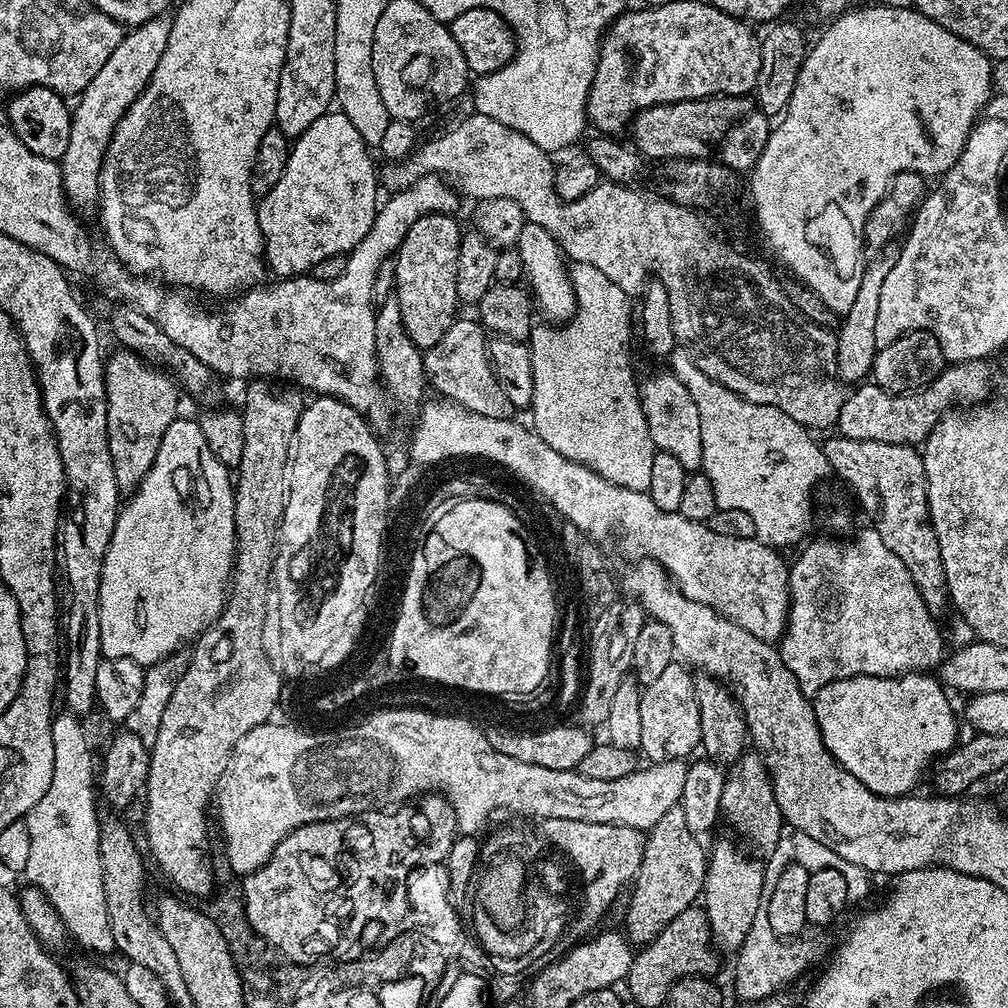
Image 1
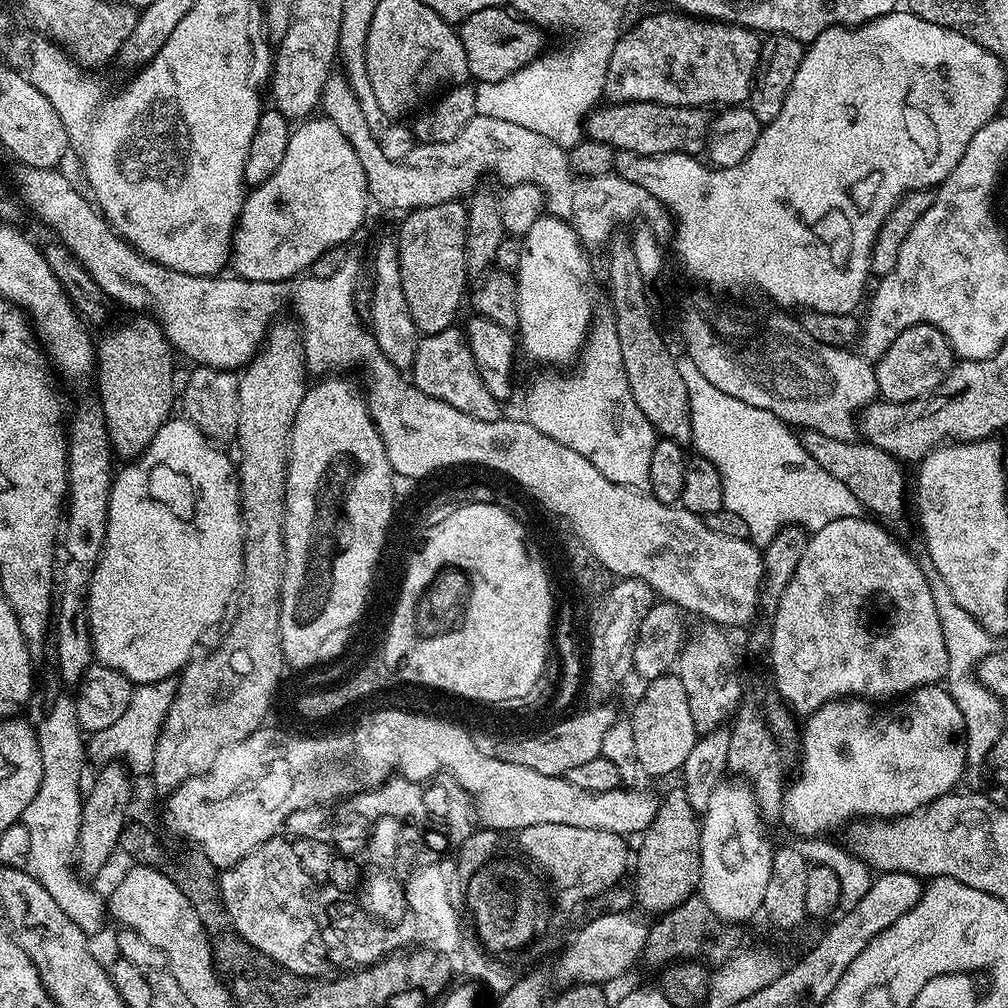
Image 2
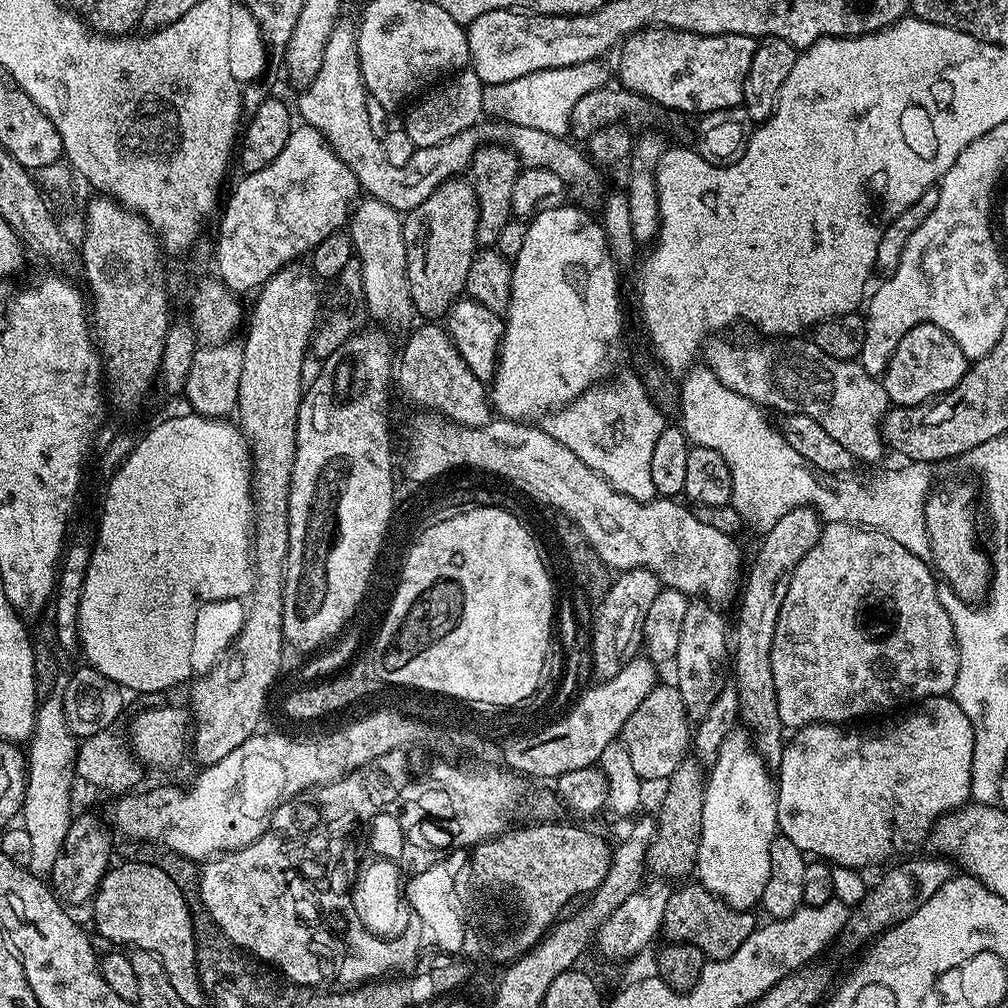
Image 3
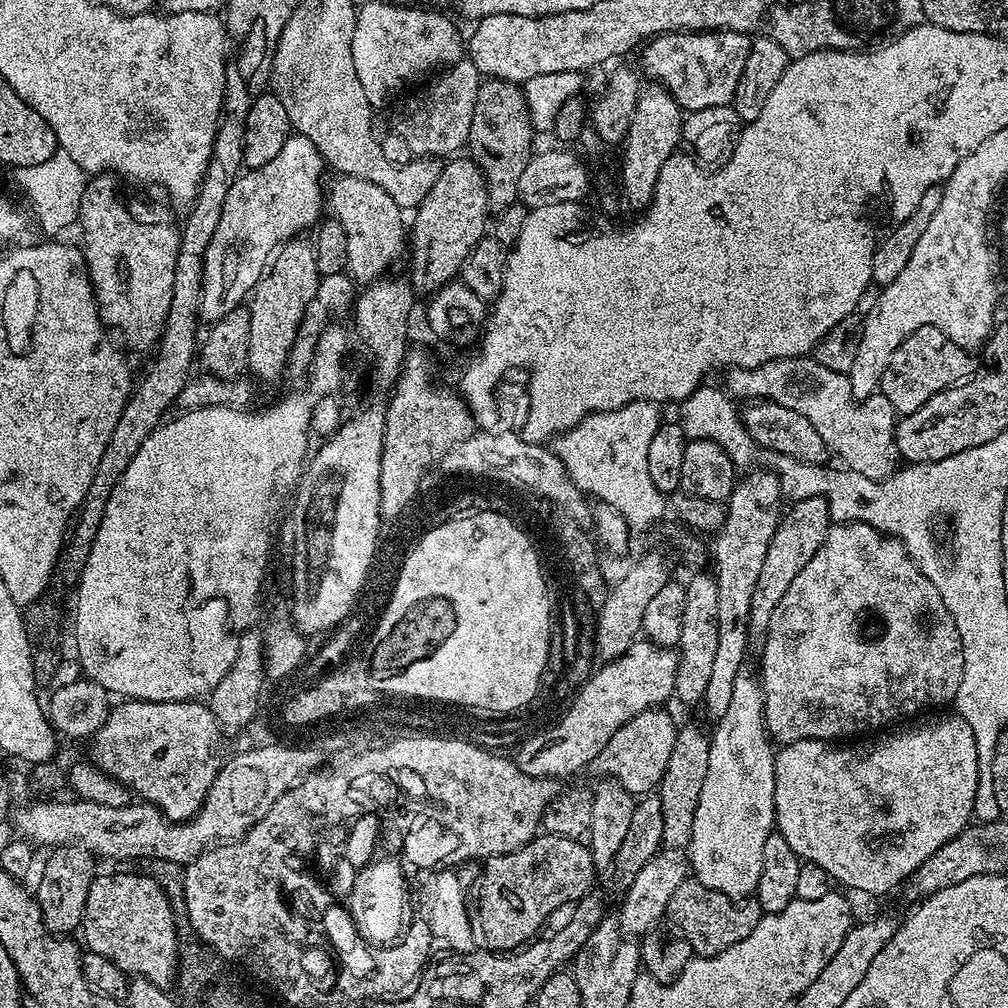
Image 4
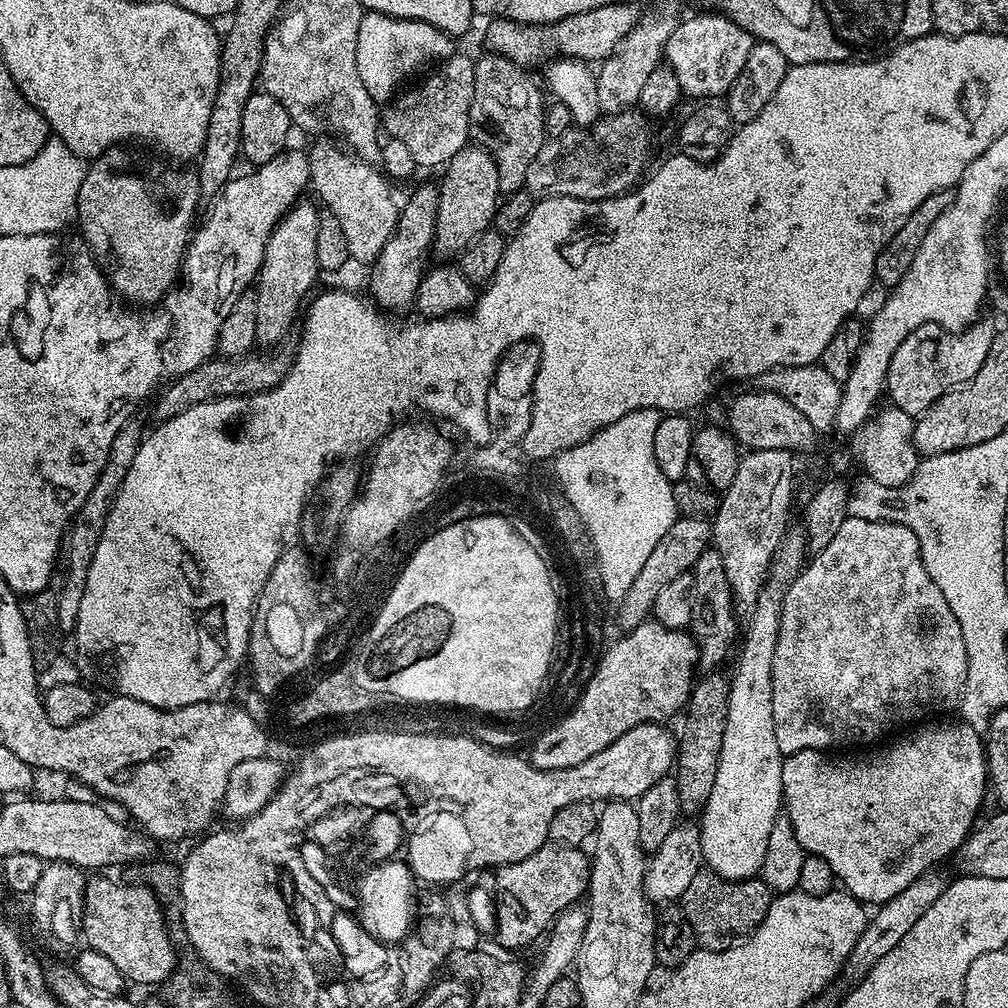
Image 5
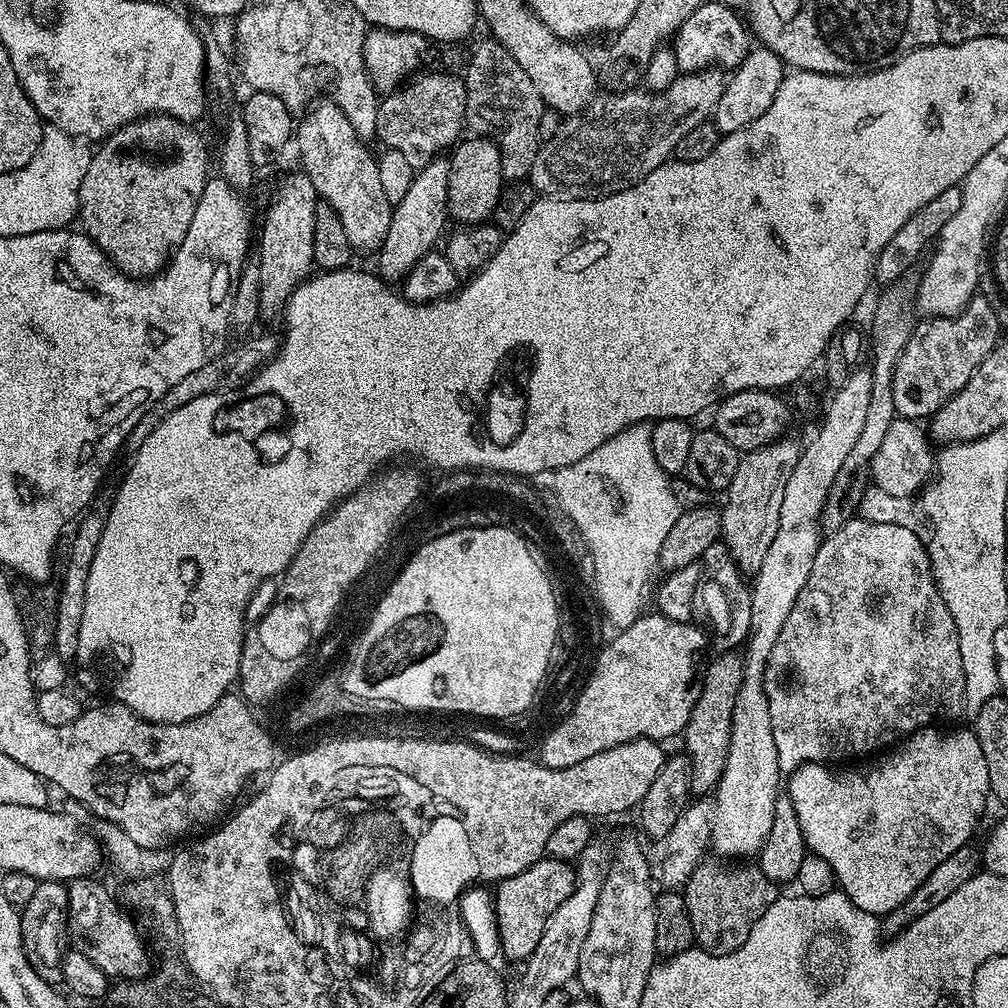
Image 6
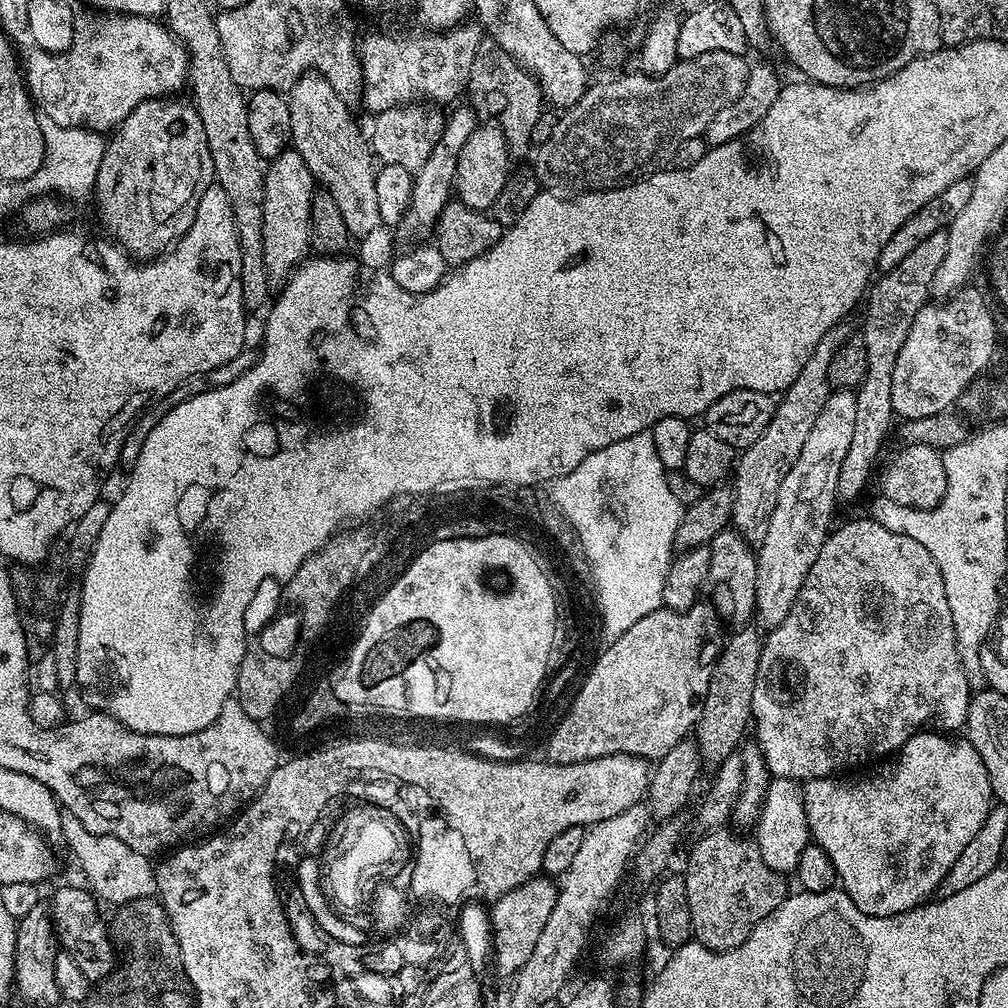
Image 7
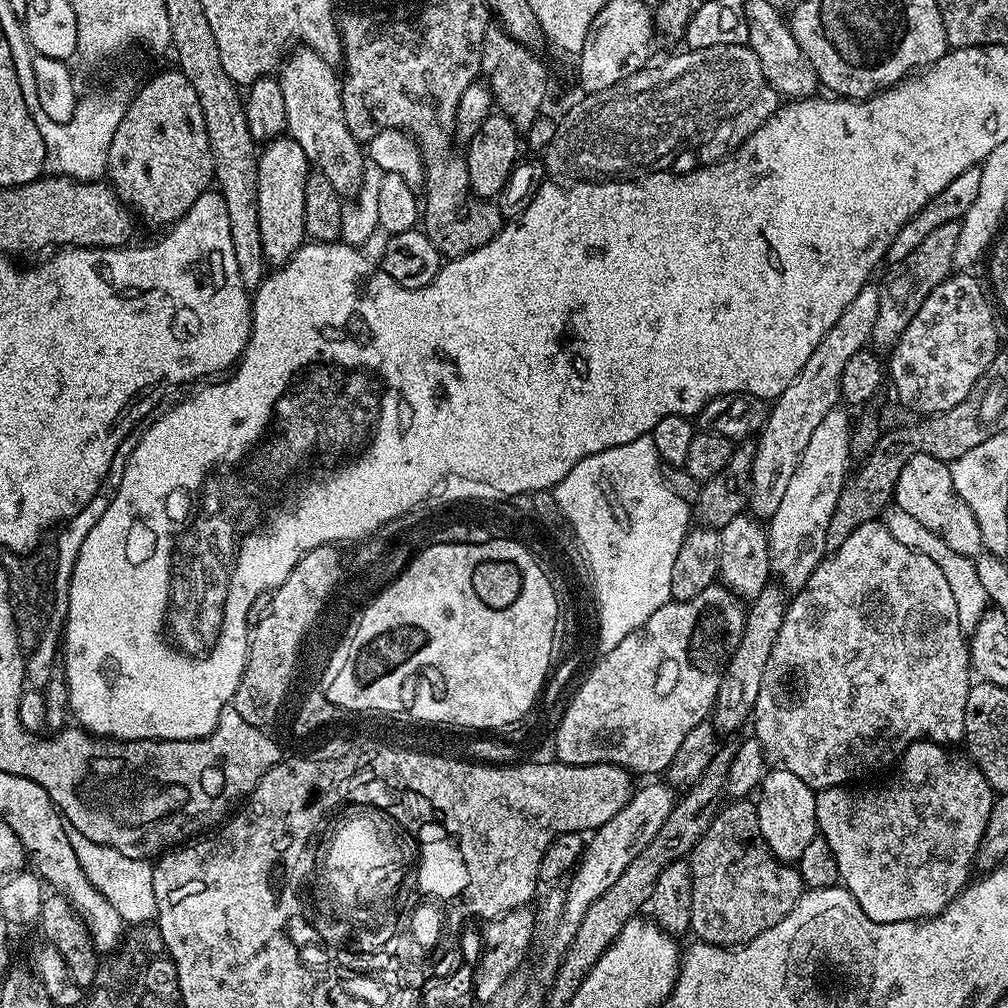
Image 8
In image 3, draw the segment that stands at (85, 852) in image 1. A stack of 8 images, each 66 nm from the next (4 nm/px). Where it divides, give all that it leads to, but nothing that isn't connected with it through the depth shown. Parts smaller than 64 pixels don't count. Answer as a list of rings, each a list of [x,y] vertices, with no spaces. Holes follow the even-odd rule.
[[[57,690],[50,698],[39,701],[36,721],[26,748],[28,784],[24,788],[22,826],[30,834],[31,871],[51,873],[54,862],[74,819],[72,812],[72,780],[76,775],[78,738],[70,730],[64,713],[64,693]],[[32,744],[32,745],[31,745]],[[24,816],[24,820],[23,820]]]

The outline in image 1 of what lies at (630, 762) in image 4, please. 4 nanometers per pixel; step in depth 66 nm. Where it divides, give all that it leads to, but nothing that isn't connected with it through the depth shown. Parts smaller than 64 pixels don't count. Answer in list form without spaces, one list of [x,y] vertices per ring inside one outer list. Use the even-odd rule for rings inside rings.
[[[674,662],[670,666],[666,666],[666,670],[655,682],[643,685],[640,694],[640,705],[642,706],[642,738],[640,739],[639,751],[642,753],[642,756],[644,752],[645,761],[653,764],[661,764],[667,760],[684,760],[693,755],[691,752],[695,748],[699,749],[701,747],[698,698],[694,690],[693,679],[693,673],[683,663]]]

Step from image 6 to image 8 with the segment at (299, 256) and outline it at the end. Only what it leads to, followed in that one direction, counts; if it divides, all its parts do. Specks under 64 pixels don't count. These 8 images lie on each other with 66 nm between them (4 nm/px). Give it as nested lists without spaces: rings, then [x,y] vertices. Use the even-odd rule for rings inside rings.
[[[285,134],[267,141],[259,149],[256,158],[256,209],[258,210],[258,230],[262,236],[264,259],[269,265],[285,264],[300,245],[305,243],[304,199],[306,198],[306,178],[310,165],[302,146]]]

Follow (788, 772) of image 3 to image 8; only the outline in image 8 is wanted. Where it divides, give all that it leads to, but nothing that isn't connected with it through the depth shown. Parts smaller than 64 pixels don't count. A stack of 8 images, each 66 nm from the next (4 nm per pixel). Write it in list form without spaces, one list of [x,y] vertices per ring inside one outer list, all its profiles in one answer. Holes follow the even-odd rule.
[[[920,740],[911,744],[903,752],[891,769],[889,778],[885,784],[876,784],[873,788],[860,788],[857,792],[848,792],[847,787],[825,788],[816,792],[816,826],[819,835],[830,846],[832,861],[836,863],[836,874],[839,883],[847,888],[854,901],[862,908],[868,918],[876,924],[907,924],[909,922],[923,922],[932,916],[939,916],[945,912],[956,897],[968,887],[970,877],[974,872],[974,861],[978,842],[982,842],[982,834],[986,834],[986,822],[990,822],[990,810],[994,793],[989,786],[987,778],[981,774],[980,769],[972,763],[967,755],[955,756],[955,751],[947,747],[931,744],[929,740]]]

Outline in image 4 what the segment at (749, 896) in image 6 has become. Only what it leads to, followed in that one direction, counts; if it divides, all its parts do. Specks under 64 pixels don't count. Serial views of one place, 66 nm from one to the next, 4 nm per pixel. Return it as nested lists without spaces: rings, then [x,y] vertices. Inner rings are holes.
[[[689,878],[674,890],[674,898],[670,898],[667,915],[672,916],[675,927],[681,936],[685,936],[690,942],[693,953],[701,956],[714,956],[723,951],[729,943],[730,937],[720,932],[723,928],[732,928],[731,939],[737,941],[746,938],[755,926],[758,925],[762,915],[760,901],[756,898],[736,899],[710,886],[702,886],[702,882],[695,878]]]

